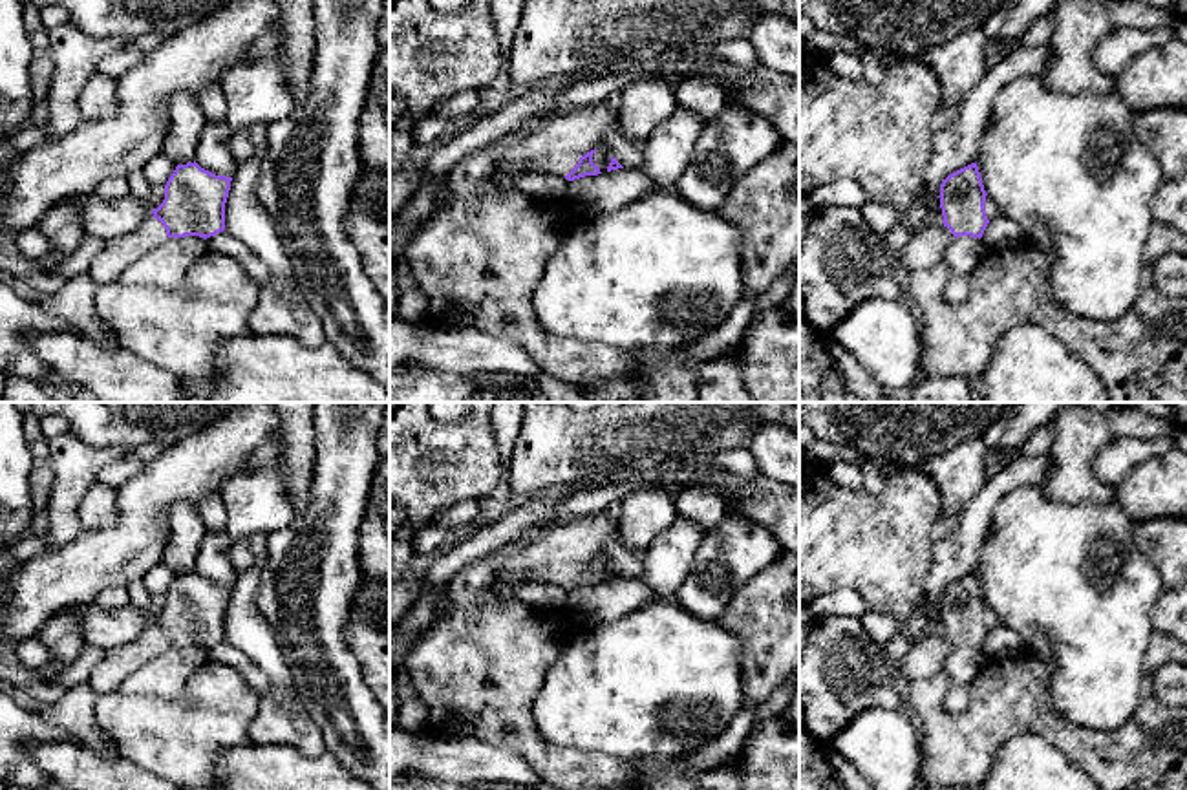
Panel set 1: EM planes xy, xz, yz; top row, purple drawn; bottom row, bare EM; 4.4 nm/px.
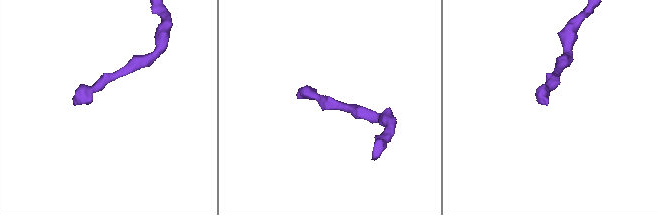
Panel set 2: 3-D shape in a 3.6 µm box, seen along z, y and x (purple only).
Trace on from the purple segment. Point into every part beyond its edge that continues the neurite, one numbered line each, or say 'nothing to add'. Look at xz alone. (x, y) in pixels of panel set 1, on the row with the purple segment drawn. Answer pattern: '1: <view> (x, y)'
1: xz (560, 165)

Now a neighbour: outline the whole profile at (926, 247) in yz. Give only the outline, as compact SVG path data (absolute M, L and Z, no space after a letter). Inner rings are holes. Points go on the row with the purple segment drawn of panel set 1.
M927 221L920 229L911 230L909 241L896 256L909 272L931 269L942 263L953 240L955 236L947 227Z

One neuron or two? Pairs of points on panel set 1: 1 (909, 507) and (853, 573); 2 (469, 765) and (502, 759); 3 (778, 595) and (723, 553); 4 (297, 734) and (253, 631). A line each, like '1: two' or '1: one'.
1: one
2: one
3: two
4: one

